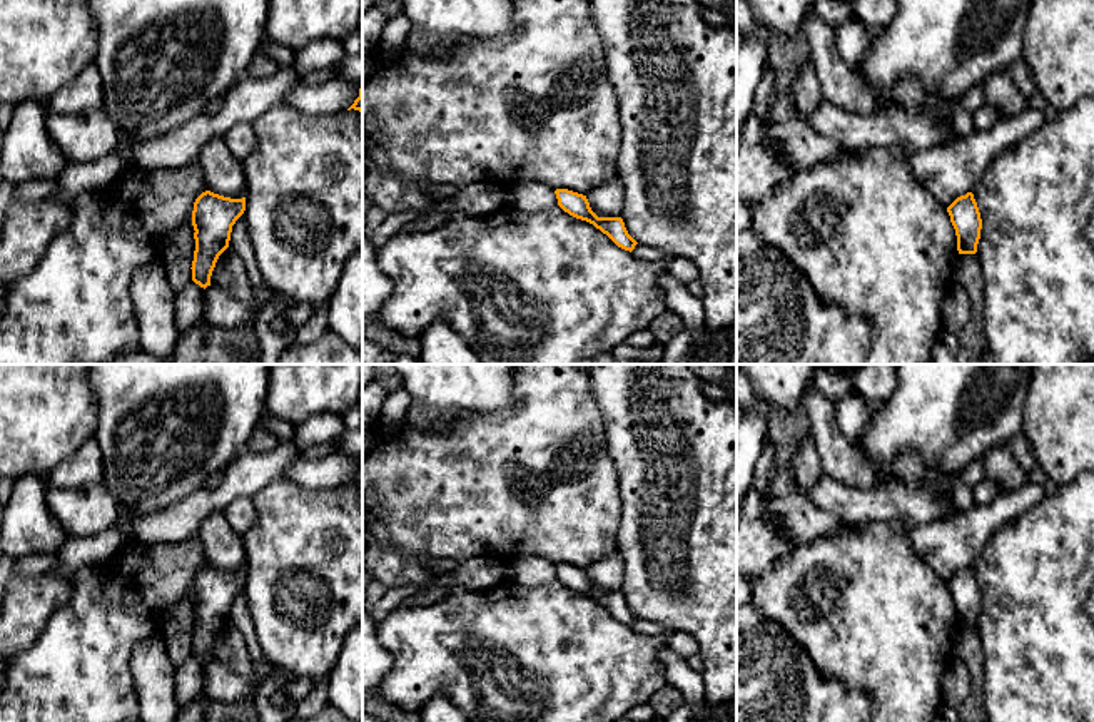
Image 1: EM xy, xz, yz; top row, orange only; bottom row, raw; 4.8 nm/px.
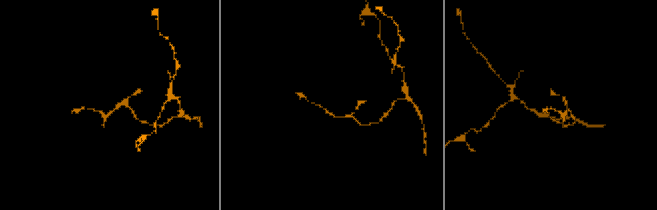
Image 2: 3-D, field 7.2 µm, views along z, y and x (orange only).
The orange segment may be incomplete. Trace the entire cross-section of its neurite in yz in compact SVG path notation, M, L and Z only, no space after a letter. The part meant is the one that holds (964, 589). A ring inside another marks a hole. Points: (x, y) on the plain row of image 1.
M972 567L957 572L949 582L950 597L957 610L959 628L975 628L982 593Z

